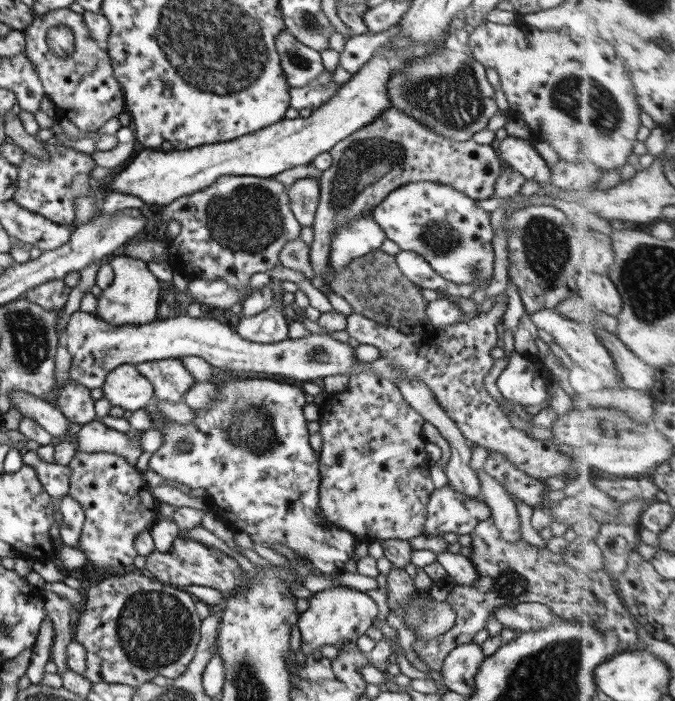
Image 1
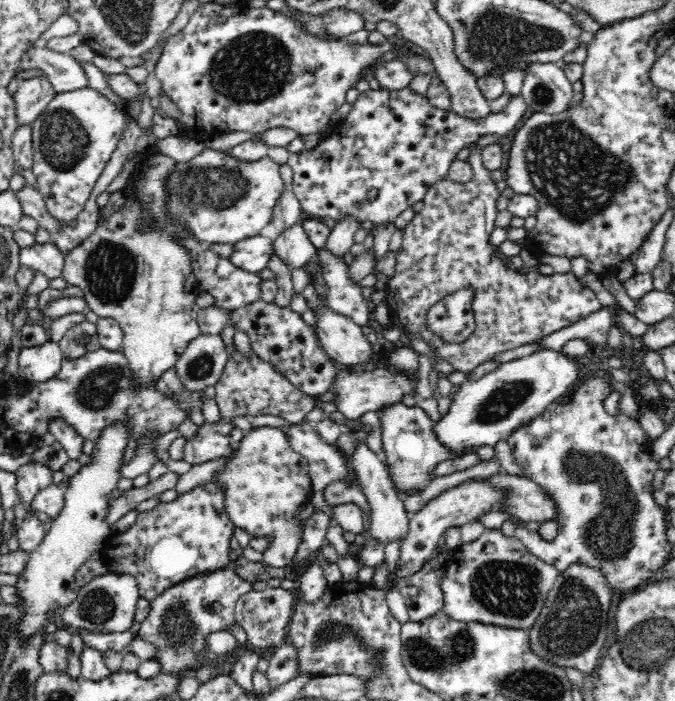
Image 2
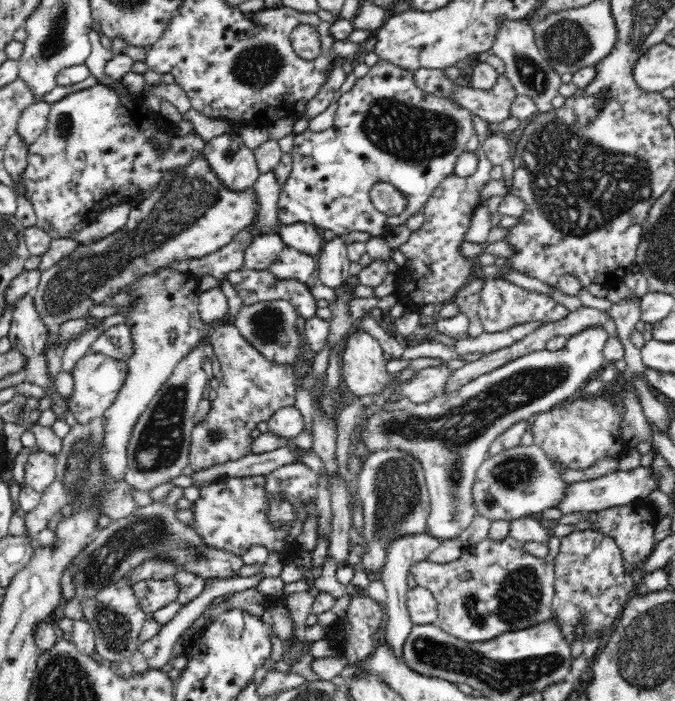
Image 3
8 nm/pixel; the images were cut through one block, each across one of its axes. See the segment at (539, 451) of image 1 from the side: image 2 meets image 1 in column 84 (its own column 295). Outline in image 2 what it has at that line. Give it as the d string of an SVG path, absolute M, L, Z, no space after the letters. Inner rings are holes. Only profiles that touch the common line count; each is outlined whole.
M258 300L234 310L229 314L229 323L234 325L236 331L246 333L254 355L264 362L270 362L276 371L282 373L302 393L320 396L332 390L334 378L338 374L336 364L322 349L315 326L306 324L302 316L293 312L289 306L280 307L274 302Z

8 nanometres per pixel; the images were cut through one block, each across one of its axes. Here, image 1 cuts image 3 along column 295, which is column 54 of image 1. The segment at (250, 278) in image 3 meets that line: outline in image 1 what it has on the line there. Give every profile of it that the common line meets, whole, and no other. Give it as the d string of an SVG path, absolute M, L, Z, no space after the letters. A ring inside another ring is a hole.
M56 279L30 288L28 292L20 297L38 304L47 312L53 312L53 310L63 309L68 302L70 290L71 288L64 283L64 279Z

